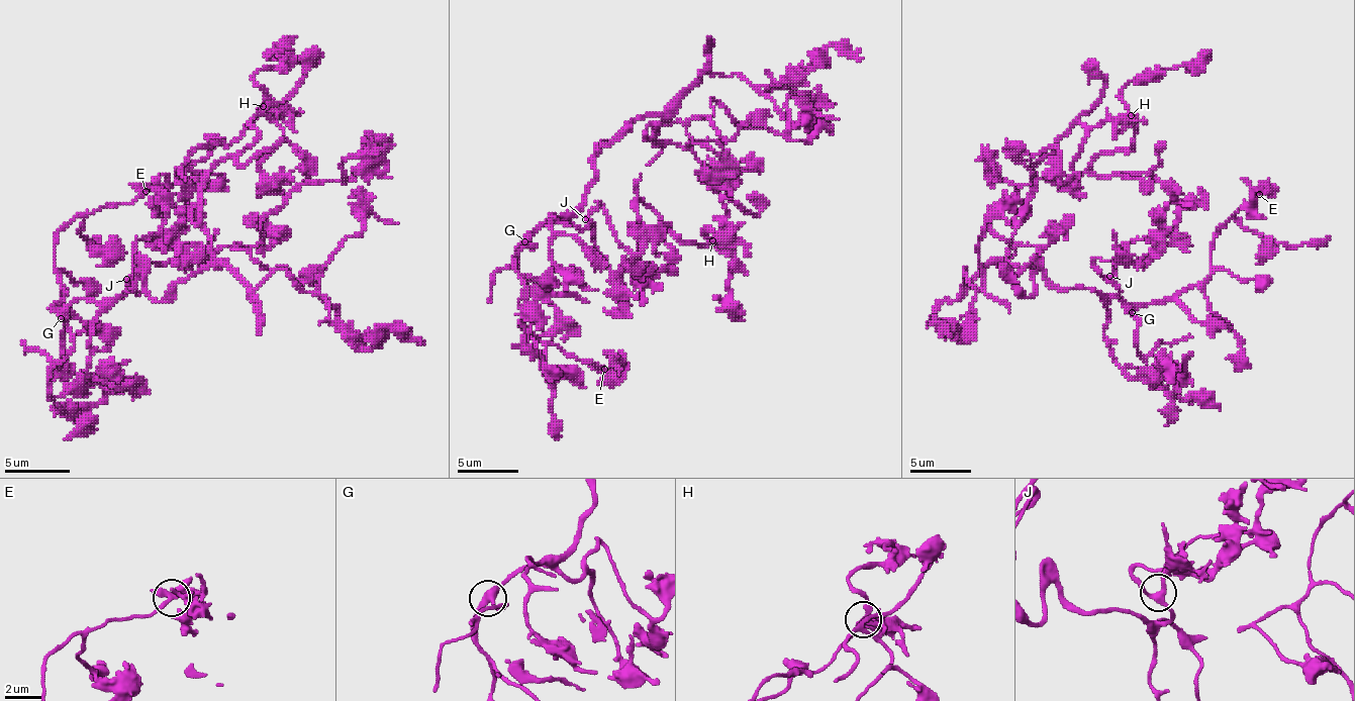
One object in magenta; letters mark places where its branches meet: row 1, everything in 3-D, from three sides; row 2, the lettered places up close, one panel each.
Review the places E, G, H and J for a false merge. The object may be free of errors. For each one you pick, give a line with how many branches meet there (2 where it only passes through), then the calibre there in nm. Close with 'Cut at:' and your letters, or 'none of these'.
Cut at: none of these

